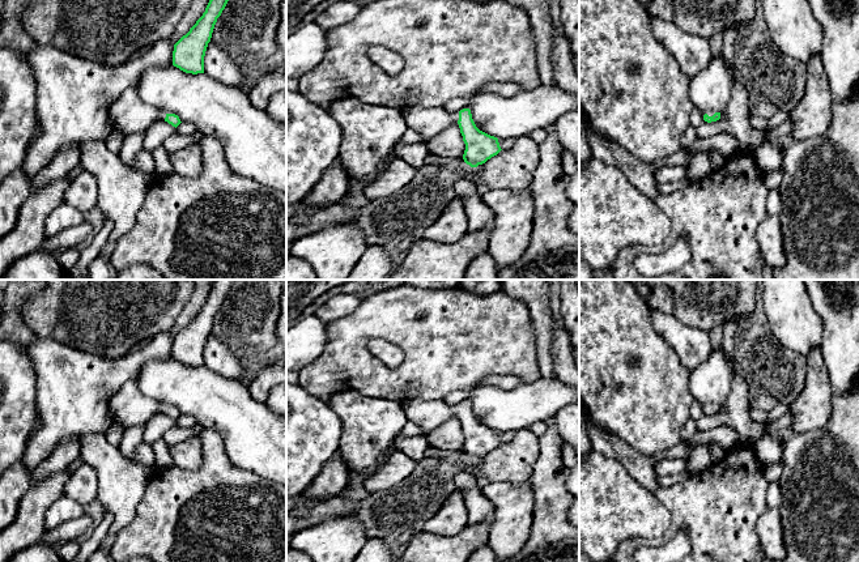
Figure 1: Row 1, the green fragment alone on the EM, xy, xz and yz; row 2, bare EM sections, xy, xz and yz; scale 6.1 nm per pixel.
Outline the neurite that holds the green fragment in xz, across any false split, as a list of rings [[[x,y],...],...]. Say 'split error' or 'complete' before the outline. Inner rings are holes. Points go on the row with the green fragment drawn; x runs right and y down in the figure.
split error; [[[408,107],[401,112],[408,127],[417,131],[426,141],[452,123],[458,123],[465,144],[463,159],[471,167],[485,163],[502,150],[497,137],[476,127],[469,108],[463,108],[456,114],[448,112],[443,107]]]

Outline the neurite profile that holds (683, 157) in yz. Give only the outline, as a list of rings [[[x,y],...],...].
[[[681,149],[680,152],[667,157],[662,162],[659,162],[660,166],[673,166],[673,165],[688,165],[693,154],[690,152],[686,152],[685,149]]]

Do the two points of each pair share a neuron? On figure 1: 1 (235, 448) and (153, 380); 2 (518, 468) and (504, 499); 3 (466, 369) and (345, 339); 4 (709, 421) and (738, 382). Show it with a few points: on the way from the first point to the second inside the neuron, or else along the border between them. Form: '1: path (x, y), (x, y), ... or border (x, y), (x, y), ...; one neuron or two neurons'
1: path (225, 425), (188, 388), (177, 384); one neuron
2: border (528, 479), (519, 484), (506, 481), (490, 482); two neurons
3: path (436, 339), (425, 328), (375, 328); one neuron
4: path (721, 417), (738, 400), (738, 394); one neuron

